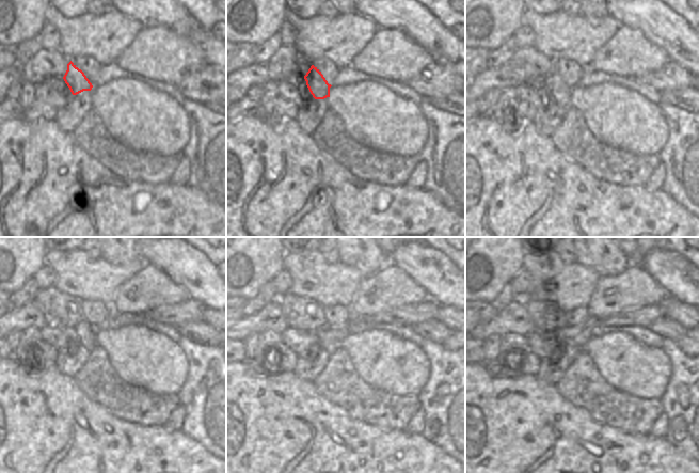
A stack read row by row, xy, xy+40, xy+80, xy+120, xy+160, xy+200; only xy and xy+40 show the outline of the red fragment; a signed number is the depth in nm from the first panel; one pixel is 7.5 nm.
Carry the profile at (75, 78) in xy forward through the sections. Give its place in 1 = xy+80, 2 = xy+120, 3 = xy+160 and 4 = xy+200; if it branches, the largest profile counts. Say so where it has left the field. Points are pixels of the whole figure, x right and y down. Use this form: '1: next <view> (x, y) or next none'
1: next xy+80 (561, 93)
2: next xy+120 (85, 333)
3: next xy+160 (330, 337)
4: next xy+200 (567, 346)

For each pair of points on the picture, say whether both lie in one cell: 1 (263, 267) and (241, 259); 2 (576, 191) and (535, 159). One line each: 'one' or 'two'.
1: one
2: one

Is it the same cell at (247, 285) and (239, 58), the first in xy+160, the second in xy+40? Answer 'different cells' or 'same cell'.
different cells

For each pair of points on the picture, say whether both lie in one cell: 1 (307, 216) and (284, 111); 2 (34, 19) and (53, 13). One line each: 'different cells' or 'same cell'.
1: different cells
2: different cells

